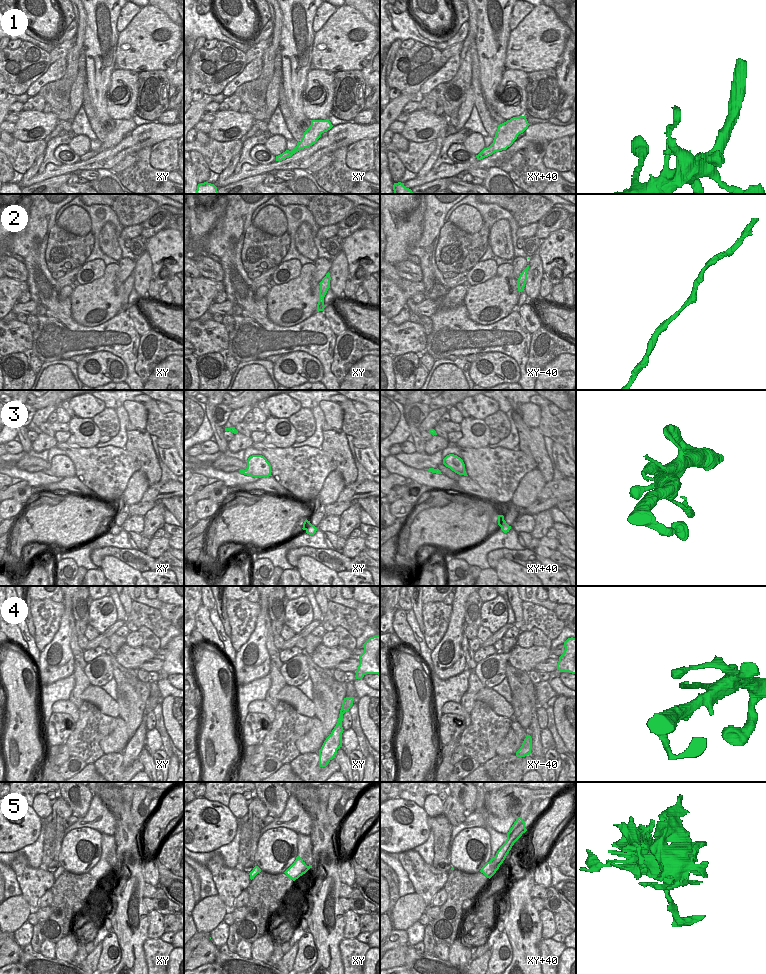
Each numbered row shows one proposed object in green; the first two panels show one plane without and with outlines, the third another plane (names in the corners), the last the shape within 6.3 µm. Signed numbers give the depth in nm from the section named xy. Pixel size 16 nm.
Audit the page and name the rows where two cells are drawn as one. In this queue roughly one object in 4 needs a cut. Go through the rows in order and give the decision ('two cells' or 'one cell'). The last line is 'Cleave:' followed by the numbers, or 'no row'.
1: one cell
2: two cells
3: one cell
4: two cells
5: two cells
Cleave: 2, 4, 5

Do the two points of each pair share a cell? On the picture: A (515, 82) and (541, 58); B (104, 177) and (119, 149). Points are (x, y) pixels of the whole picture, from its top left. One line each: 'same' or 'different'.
A: different
B: different

